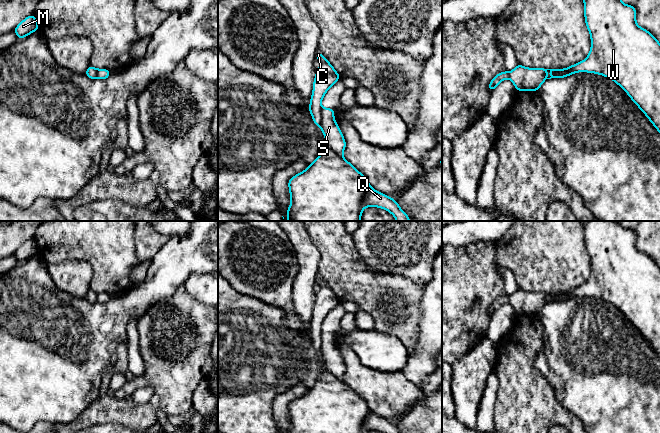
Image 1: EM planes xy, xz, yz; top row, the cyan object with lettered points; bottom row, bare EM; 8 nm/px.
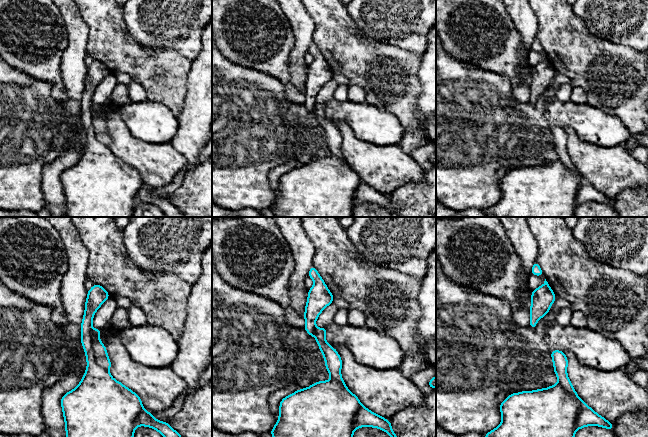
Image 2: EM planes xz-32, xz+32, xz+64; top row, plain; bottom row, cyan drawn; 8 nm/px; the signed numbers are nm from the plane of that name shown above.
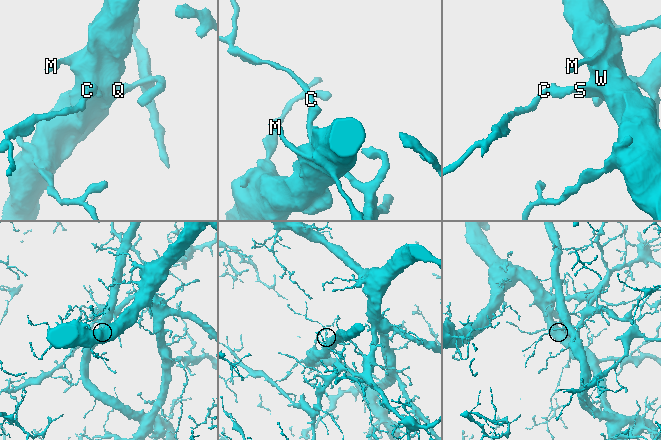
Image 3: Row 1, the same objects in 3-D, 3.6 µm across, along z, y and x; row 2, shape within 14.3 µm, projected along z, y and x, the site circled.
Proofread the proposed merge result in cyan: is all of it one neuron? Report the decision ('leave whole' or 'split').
split

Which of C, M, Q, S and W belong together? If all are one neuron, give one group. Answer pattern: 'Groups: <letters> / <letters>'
Groups: C W / M Q S

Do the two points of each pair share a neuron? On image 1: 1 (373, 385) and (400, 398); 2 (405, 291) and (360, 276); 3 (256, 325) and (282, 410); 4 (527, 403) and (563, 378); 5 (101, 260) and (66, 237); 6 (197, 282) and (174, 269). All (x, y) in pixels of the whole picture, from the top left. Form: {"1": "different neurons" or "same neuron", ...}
{"1": "same neuron", "2": "same neuron", "3": "different neurons", "4": "different neurons", "5": "same neuron", "6": "different neurons"}

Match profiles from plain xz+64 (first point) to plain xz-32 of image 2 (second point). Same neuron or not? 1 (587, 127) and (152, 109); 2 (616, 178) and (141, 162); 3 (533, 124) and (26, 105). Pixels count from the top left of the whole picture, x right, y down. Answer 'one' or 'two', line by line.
1: one
2: one
3: one

